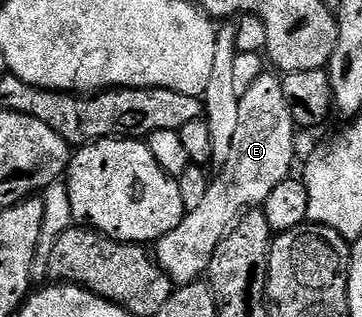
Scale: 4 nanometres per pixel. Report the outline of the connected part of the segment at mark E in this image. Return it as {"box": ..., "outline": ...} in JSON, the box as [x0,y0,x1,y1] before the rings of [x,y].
{"box":[153,73,297,285],"outline":[[[264,73],[253,81],[248,91],[239,96],[241,118],[237,121],[237,133],[233,137],[233,149],[229,153],[229,161],[222,164],[223,171],[212,178],[209,193],[205,193],[205,201],[201,201],[198,209],[186,212],[177,225],[165,237],[156,239],[153,244],[153,254],[159,263],[159,268],[171,278],[172,284],[182,285],[202,280],[208,274],[217,247],[226,238],[228,232],[238,223],[240,216],[250,208],[262,208],[263,203],[292,174],[291,166],[295,163],[295,131],[297,124],[289,109],[289,101],[285,101],[283,80],[278,74]]]}

